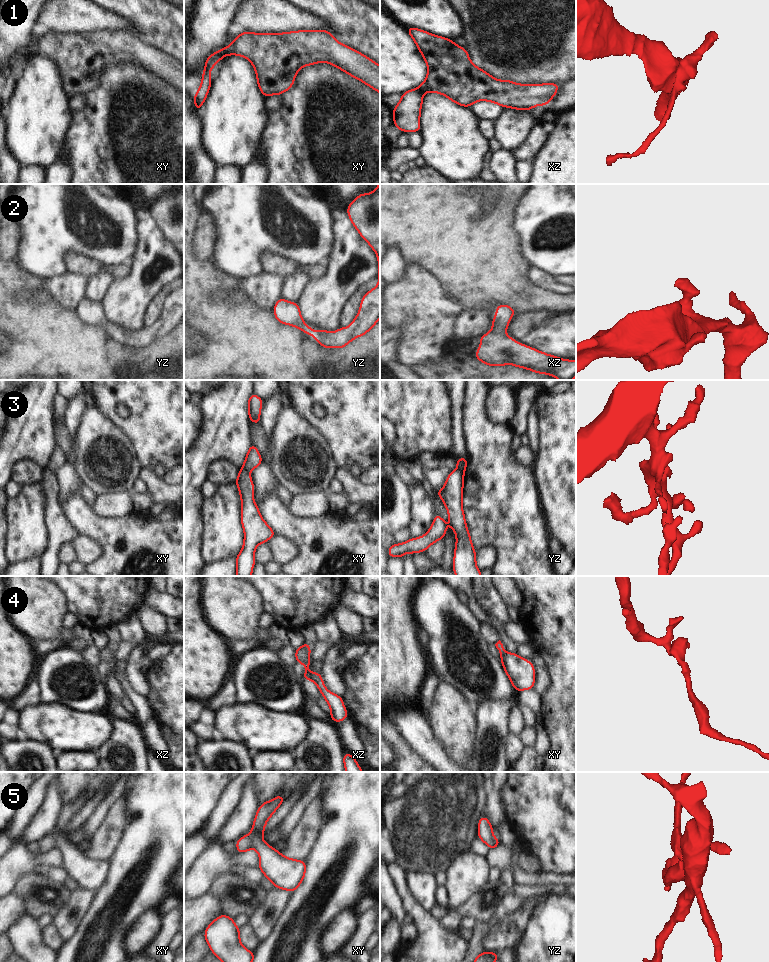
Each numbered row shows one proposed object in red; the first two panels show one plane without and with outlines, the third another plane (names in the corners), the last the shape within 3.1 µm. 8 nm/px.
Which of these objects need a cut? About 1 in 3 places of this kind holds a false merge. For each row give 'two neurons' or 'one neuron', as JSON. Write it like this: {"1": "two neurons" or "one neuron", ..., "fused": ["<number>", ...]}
{"1": "two neurons", "2": "one neuron", "3": "two neurons", "4": "two neurons", "5": "two neurons", "fused": ["1", "3", "4", "5"]}

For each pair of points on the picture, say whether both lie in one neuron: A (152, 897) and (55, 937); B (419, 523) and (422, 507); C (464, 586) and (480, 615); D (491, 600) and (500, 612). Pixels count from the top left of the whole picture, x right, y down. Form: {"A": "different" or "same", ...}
{"A": "different", "B": "same", "C": "same", "D": "same"}

